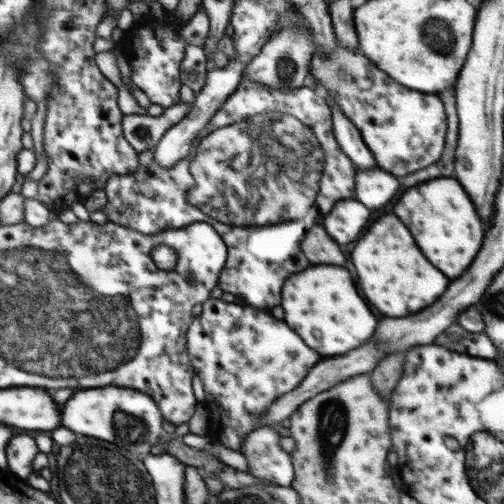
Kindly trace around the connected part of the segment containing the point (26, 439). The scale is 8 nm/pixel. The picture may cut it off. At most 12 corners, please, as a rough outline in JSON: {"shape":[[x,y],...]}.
{"shape":[[19,432],[6,452],[17,482],[34,473],[40,452],[34,438]]}

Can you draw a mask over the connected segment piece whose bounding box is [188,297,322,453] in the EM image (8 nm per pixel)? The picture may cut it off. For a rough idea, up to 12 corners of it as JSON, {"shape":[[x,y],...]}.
{"shape":[[215,297],[189,328],[210,433],[241,453],[322,358]]}

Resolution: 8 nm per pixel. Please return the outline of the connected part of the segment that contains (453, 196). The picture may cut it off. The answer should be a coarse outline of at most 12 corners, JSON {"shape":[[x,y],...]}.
{"shape":[[458,179],[406,190],[394,212],[448,278],[482,248]]}

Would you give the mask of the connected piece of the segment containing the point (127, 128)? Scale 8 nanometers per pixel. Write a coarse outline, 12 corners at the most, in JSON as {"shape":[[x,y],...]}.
{"shape":[[178,103],[157,117],[124,116],[124,138],[152,150],[191,107]]}

